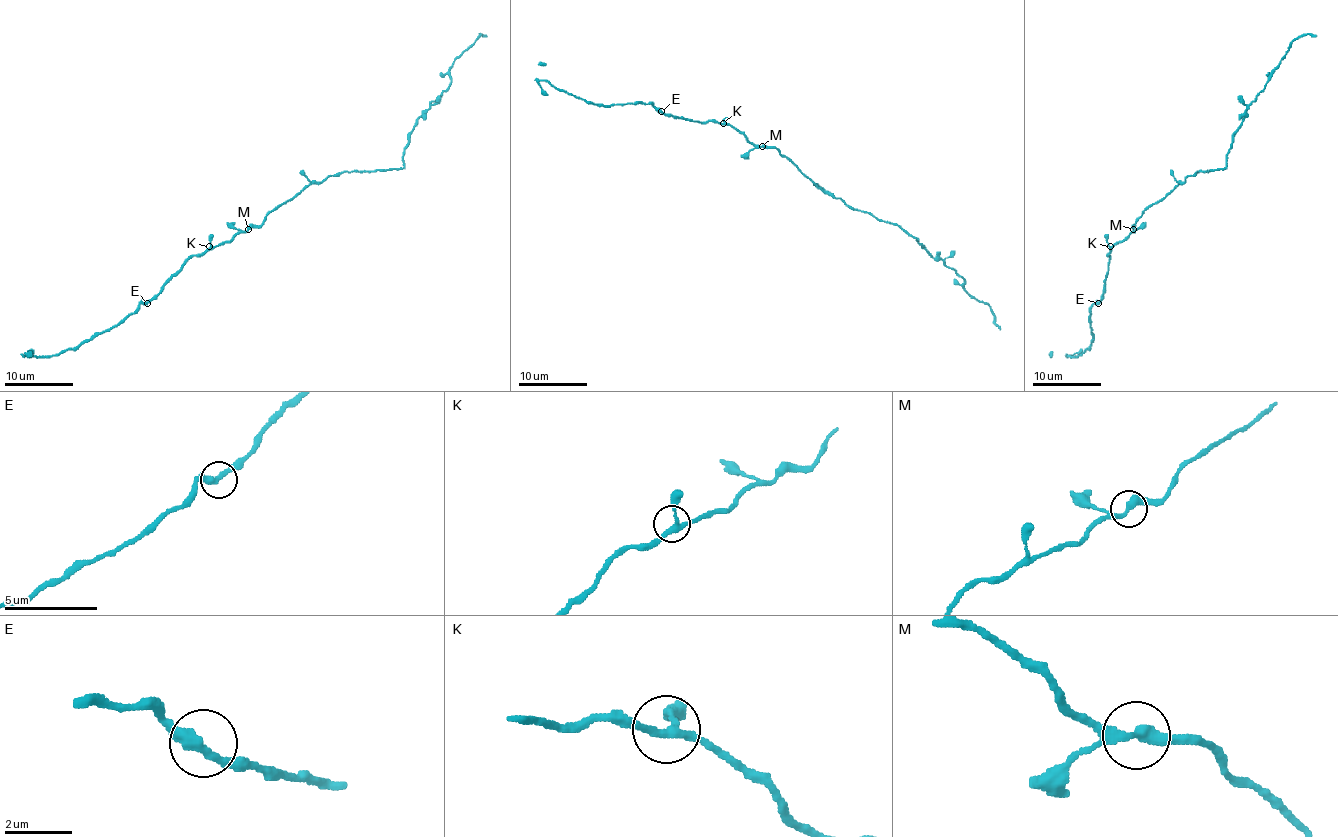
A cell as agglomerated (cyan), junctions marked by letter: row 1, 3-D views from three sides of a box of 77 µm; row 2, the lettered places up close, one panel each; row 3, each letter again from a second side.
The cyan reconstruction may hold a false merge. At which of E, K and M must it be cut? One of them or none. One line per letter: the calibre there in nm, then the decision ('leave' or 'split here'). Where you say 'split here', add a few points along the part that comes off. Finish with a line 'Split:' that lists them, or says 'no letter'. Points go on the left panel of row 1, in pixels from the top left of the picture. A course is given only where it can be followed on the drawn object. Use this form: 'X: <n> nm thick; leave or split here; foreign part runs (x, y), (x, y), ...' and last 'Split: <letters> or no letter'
E: 320 nm thick; leave
K: 240 nm thick; leave
M: 300 nm thick; leave
Split: no letter

